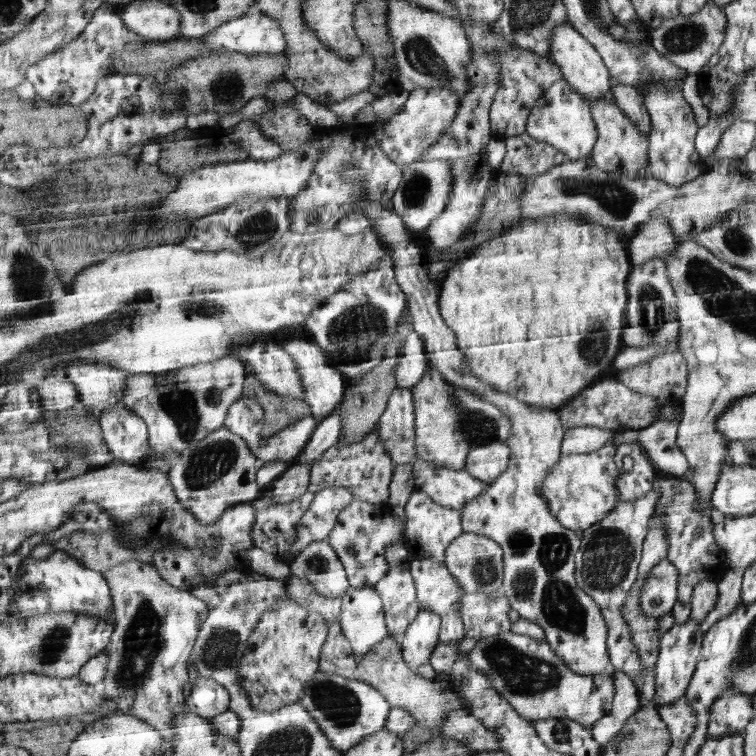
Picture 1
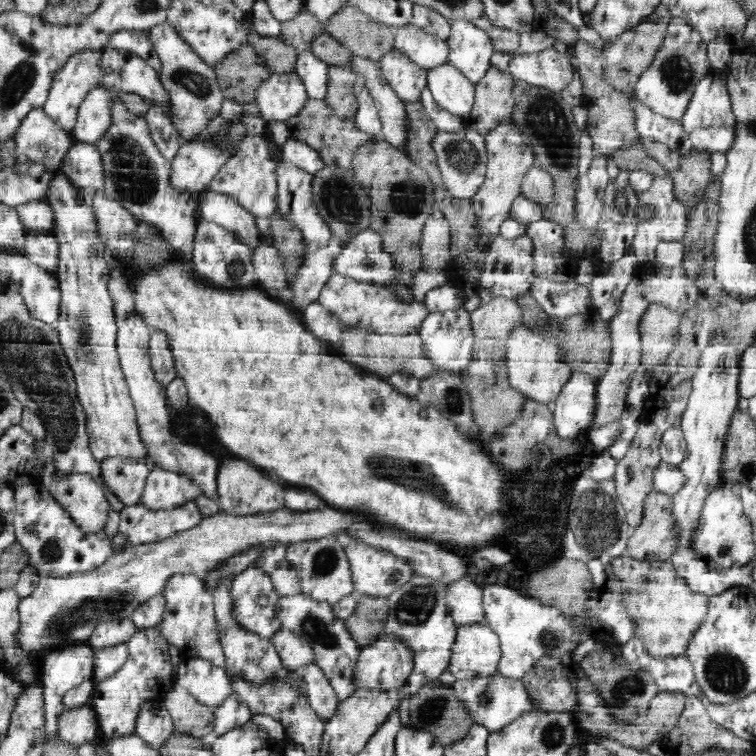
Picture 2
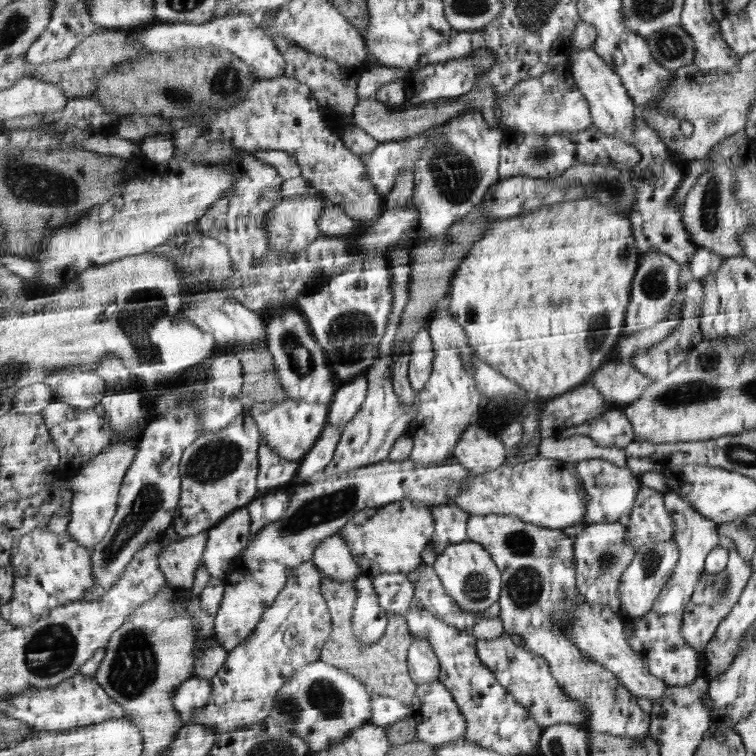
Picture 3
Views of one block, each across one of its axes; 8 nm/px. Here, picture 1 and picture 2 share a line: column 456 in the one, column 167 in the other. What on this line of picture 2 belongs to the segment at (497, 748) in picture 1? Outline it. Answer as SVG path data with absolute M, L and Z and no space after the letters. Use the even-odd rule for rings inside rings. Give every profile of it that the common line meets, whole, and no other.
M146 700L140 703L139 708L134 720L133 734L153 750L159 751L175 734L172 718L165 709L164 701Z

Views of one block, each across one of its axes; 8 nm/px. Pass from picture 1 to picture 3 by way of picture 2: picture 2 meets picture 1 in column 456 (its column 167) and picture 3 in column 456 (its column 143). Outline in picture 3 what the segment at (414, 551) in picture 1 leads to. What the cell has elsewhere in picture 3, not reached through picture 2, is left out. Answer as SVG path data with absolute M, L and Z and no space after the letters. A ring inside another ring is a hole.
M457 504L433 506L435 515L435 534L429 545L433 545L439 554L452 544L469 541L467 532L471 513Z

